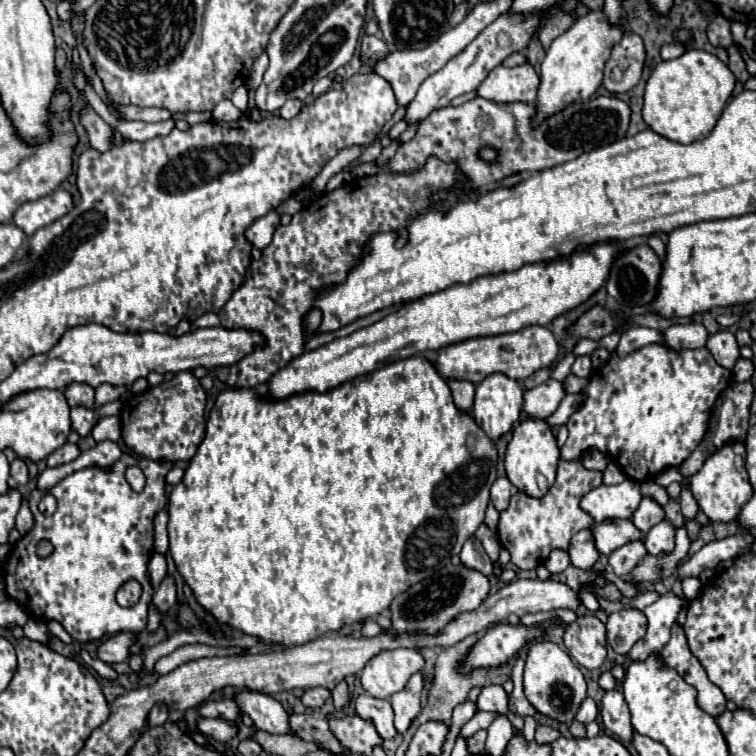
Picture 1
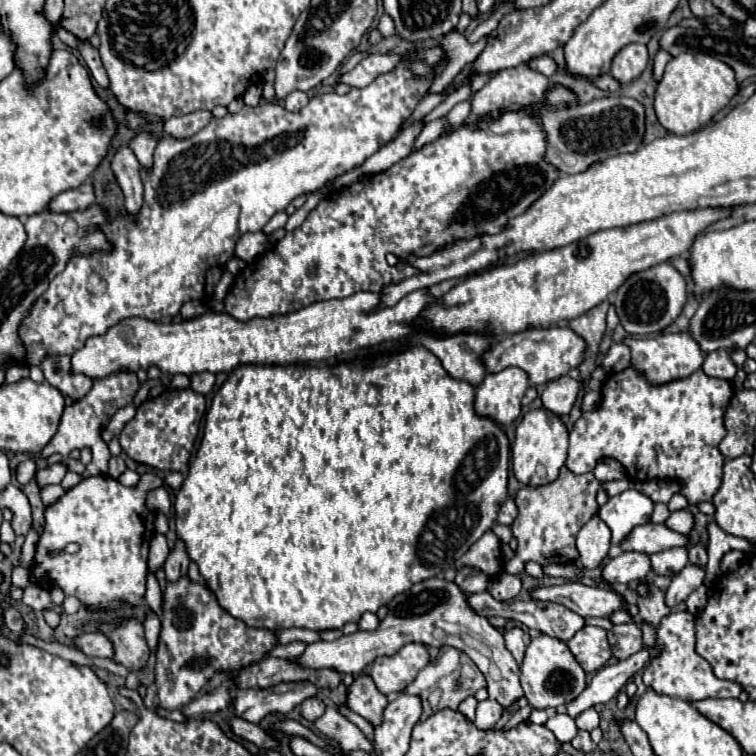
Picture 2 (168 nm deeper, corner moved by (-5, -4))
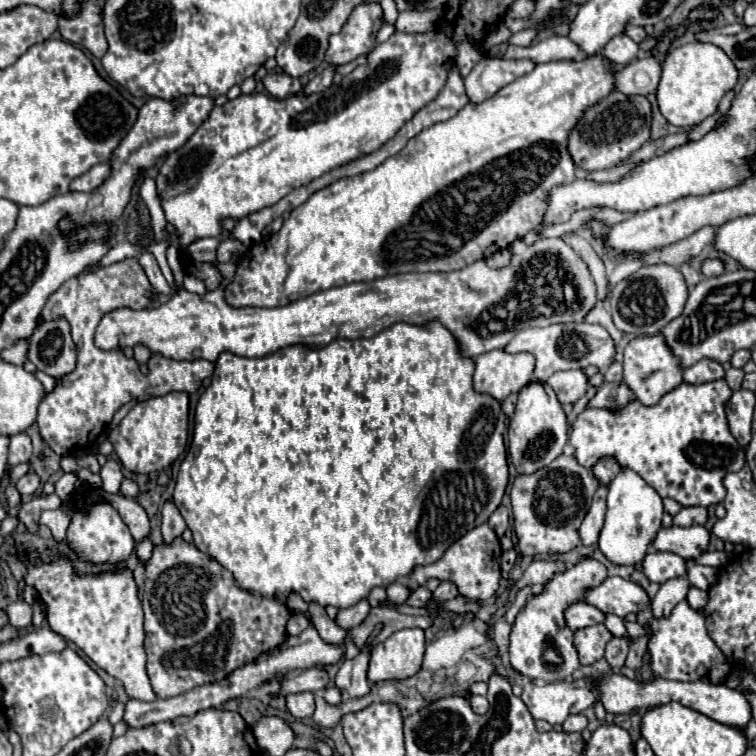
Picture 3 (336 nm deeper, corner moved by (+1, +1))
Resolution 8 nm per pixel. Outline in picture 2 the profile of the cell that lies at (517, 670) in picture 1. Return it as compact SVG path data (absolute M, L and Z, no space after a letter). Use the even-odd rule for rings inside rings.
M520 627L506 629L506 631L504 631L504 641L506 641L506 649L514 655L516 663L520 665L522 659L524 659L524 649L526 649L526 643L524 643L524 631L522 631Z

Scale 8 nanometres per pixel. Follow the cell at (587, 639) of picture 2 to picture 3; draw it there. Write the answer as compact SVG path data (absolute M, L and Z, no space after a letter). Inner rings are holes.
M604 624L576 630L574 632L574 646L578 650L580 664L590 666L590 664L598 662L604 656L604 646L608 644L610 638L612 638L612 634L608 632L608 628Z

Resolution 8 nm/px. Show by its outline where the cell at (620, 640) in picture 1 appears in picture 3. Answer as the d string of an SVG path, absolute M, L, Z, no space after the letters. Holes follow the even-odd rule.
M614 636L608 644L606 644L606 660L610 662L612 668L622 668L626 654L628 654L628 644L630 640L626 636Z

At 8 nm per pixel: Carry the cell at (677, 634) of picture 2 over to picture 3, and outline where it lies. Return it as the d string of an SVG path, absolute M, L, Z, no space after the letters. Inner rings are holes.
M680 602L670 616L652 618L650 622L650 670L658 678L666 680L704 680L710 684L724 684L730 674L730 664L724 660L724 654L716 648L712 638L706 634L704 616L698 610L692 610L688 602Z

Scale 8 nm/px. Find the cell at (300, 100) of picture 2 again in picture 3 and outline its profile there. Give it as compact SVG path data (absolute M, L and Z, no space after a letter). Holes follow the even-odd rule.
M282 72L280 74L268 74L264 78L264 86L268 88L268 92L274 98L288 98L288 96L294 96L302 90L298 78L292 78L292 76L282 74Z

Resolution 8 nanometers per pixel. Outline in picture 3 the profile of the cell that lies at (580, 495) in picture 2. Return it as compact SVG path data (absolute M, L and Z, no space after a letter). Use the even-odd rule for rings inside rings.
M558 456L550 466L540 468L530 476L516 476L510 498L512 498L512 518L514 518L514 532L518 538L518 548L522 556L536 556L536 554L566 554L580 544L578 526L588 512L592 502L594 490L600 482L594 474L576 464L574 456Z

